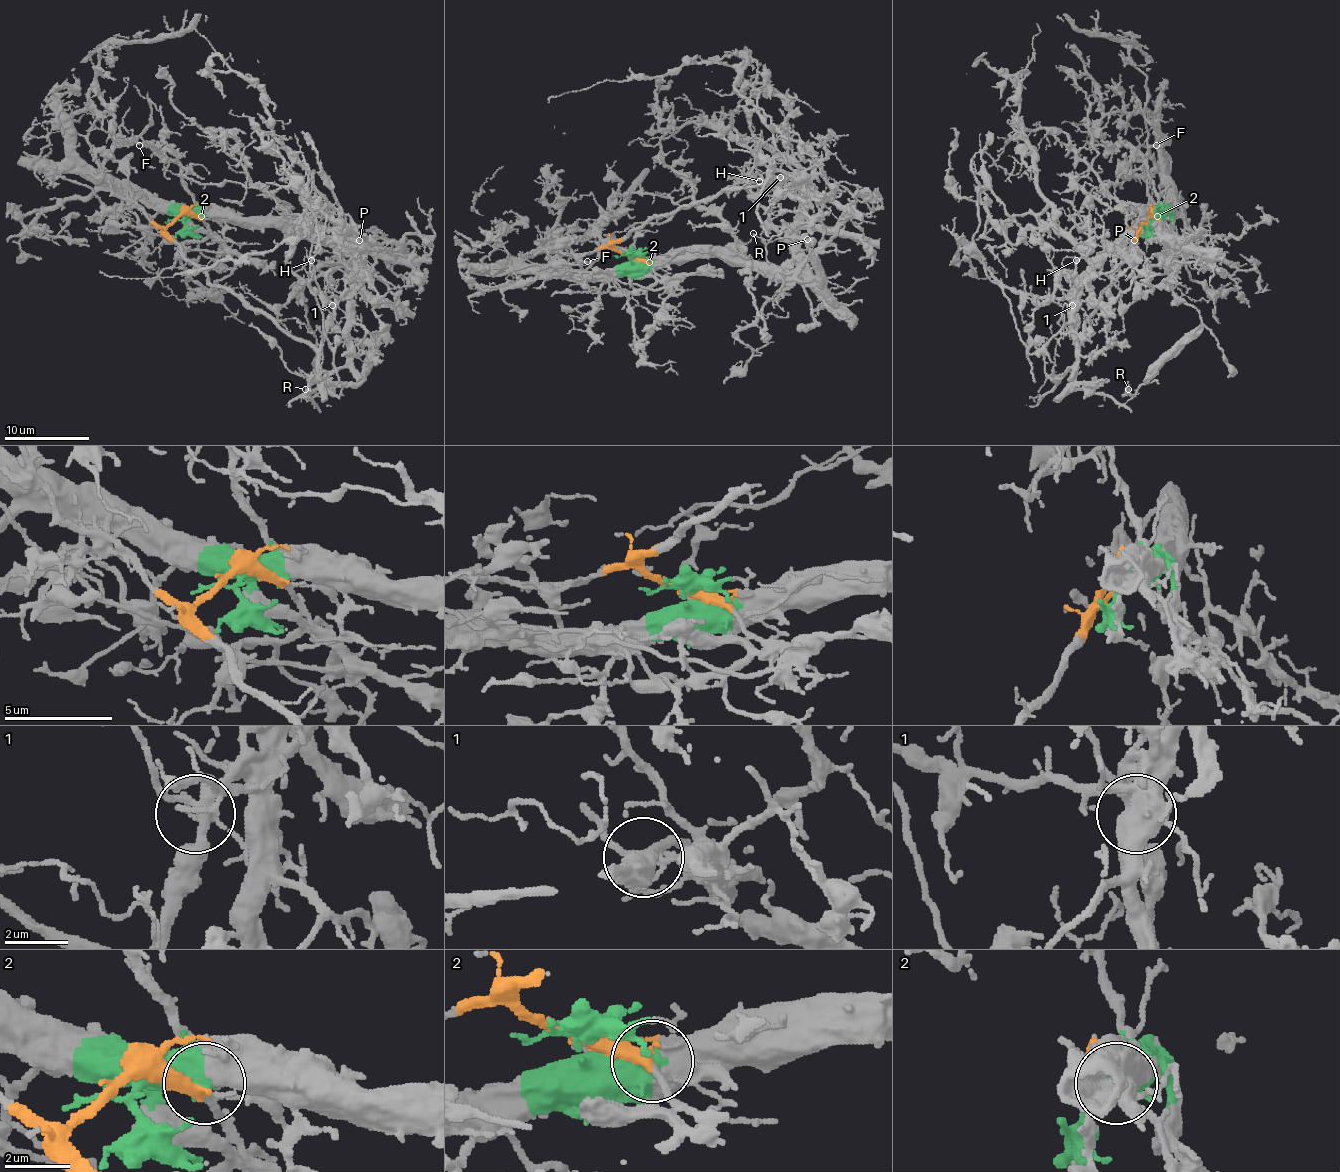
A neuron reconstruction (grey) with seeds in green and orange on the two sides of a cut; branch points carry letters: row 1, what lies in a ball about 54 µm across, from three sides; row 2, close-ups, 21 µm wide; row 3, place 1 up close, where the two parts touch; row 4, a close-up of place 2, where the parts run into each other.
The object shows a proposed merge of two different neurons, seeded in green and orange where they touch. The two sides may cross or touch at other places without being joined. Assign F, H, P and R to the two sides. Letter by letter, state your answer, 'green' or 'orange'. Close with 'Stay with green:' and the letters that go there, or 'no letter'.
F: green
H: orange
P: green
R: orange
Stay with green: F, P

